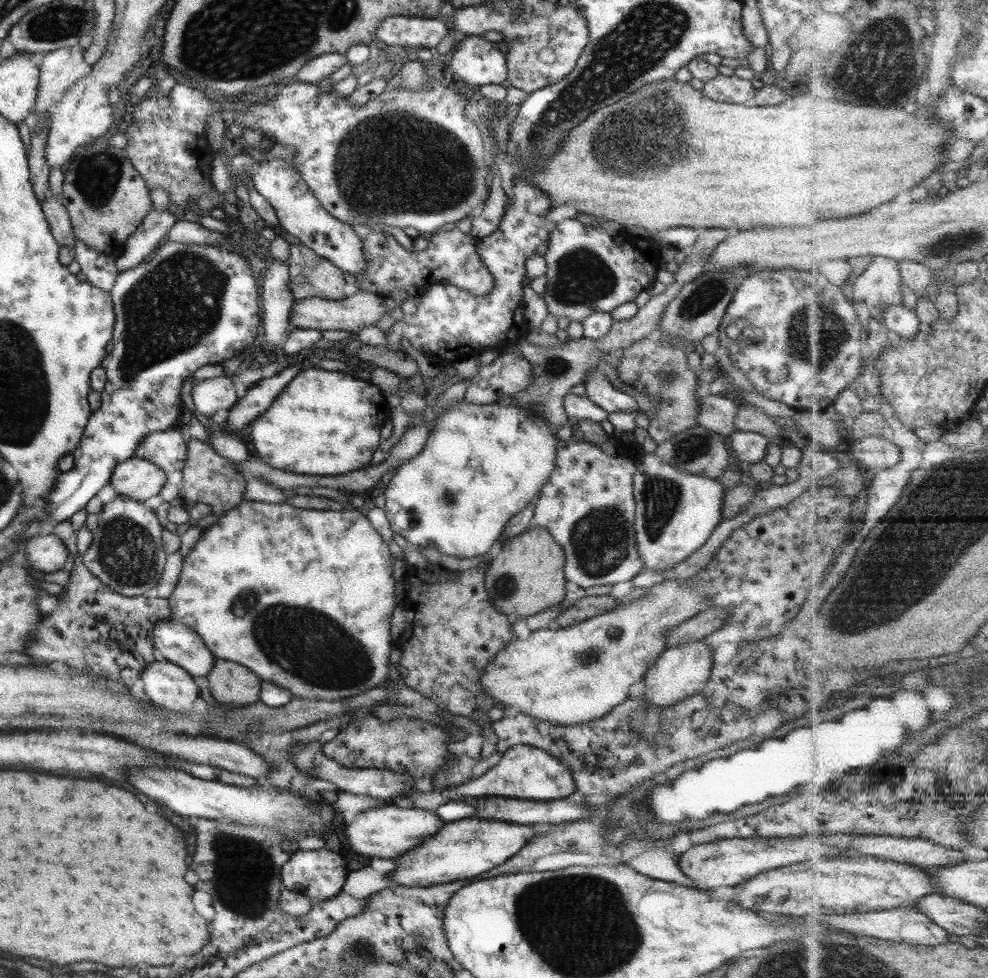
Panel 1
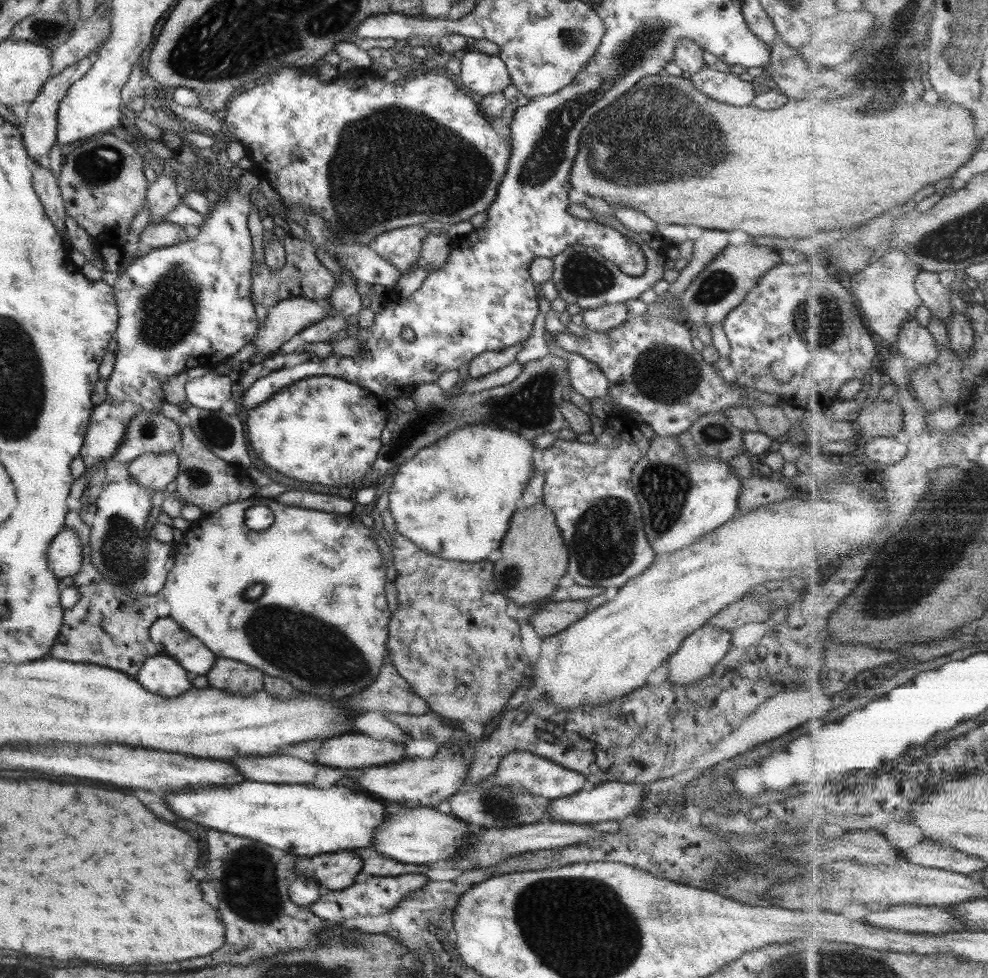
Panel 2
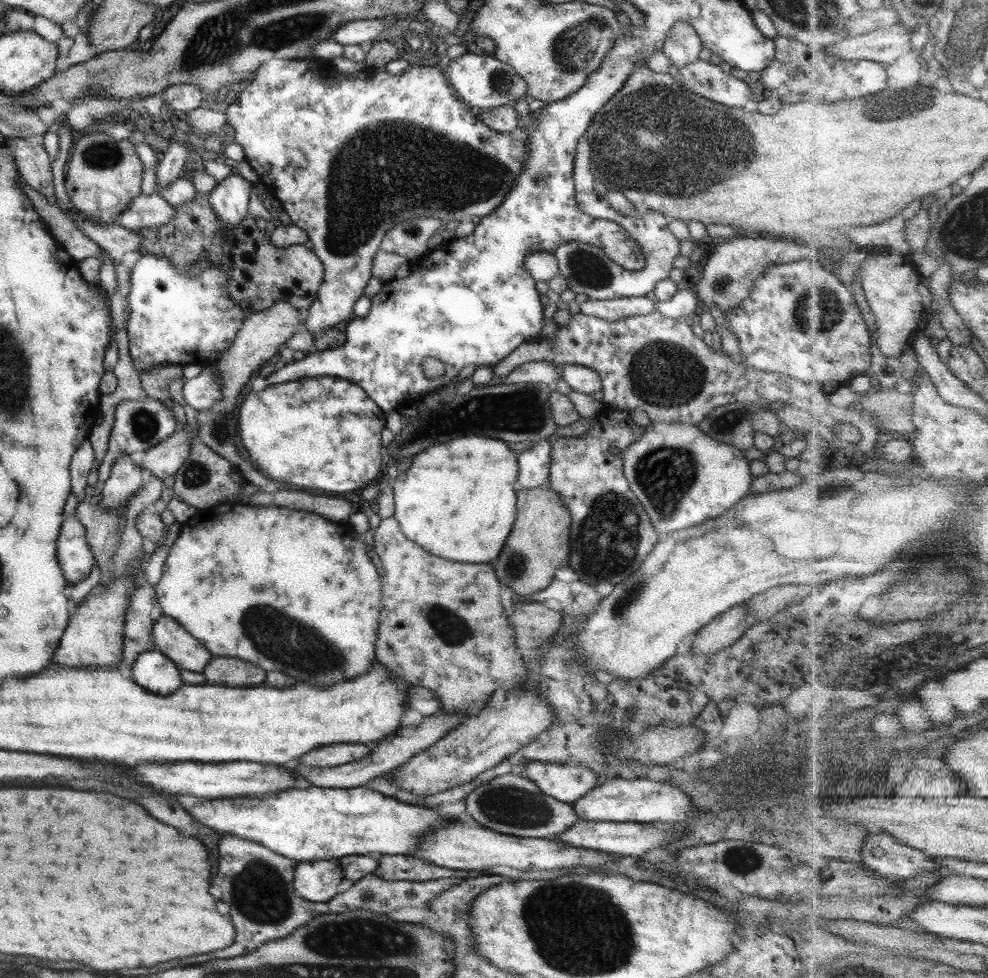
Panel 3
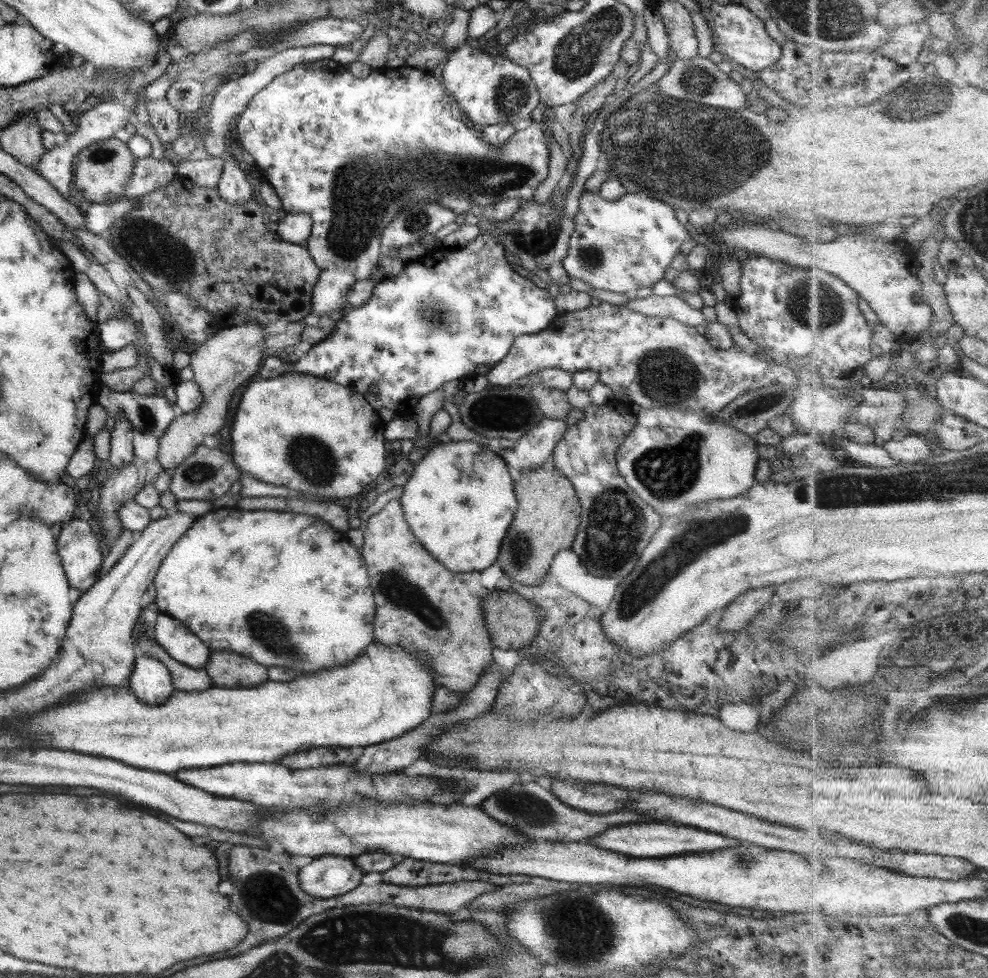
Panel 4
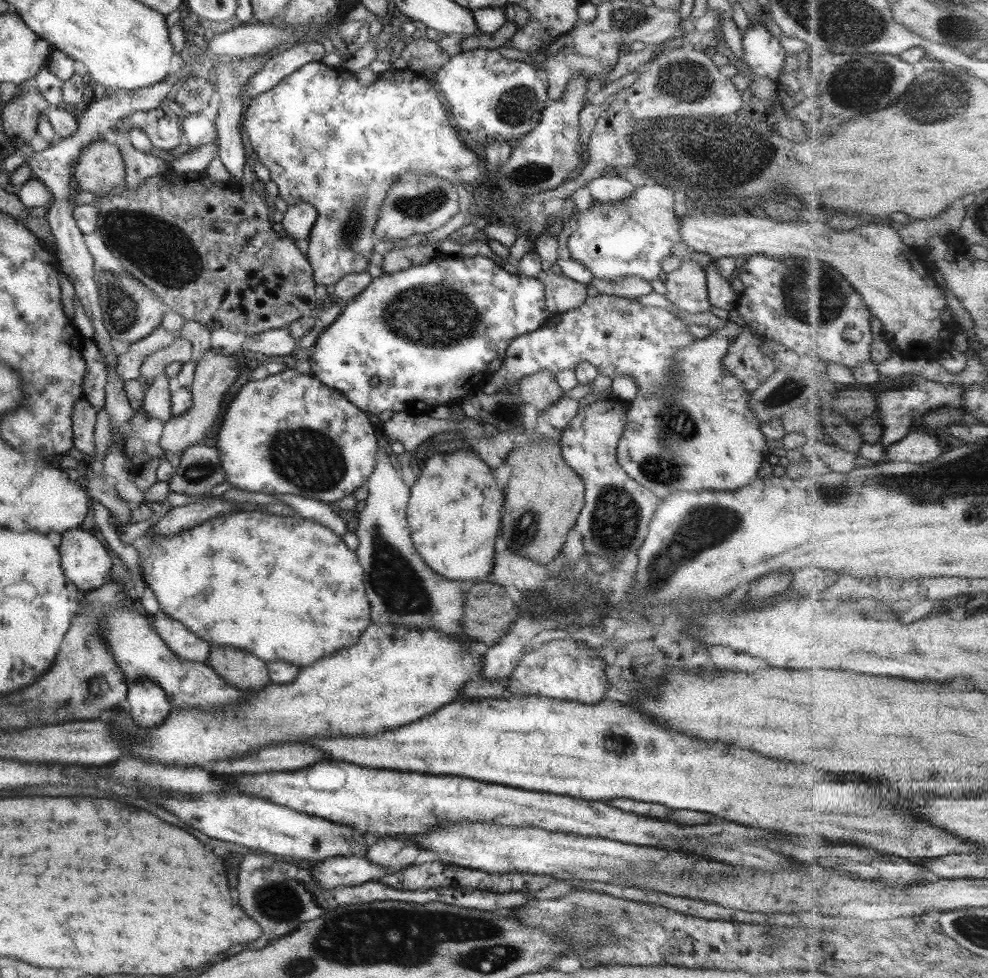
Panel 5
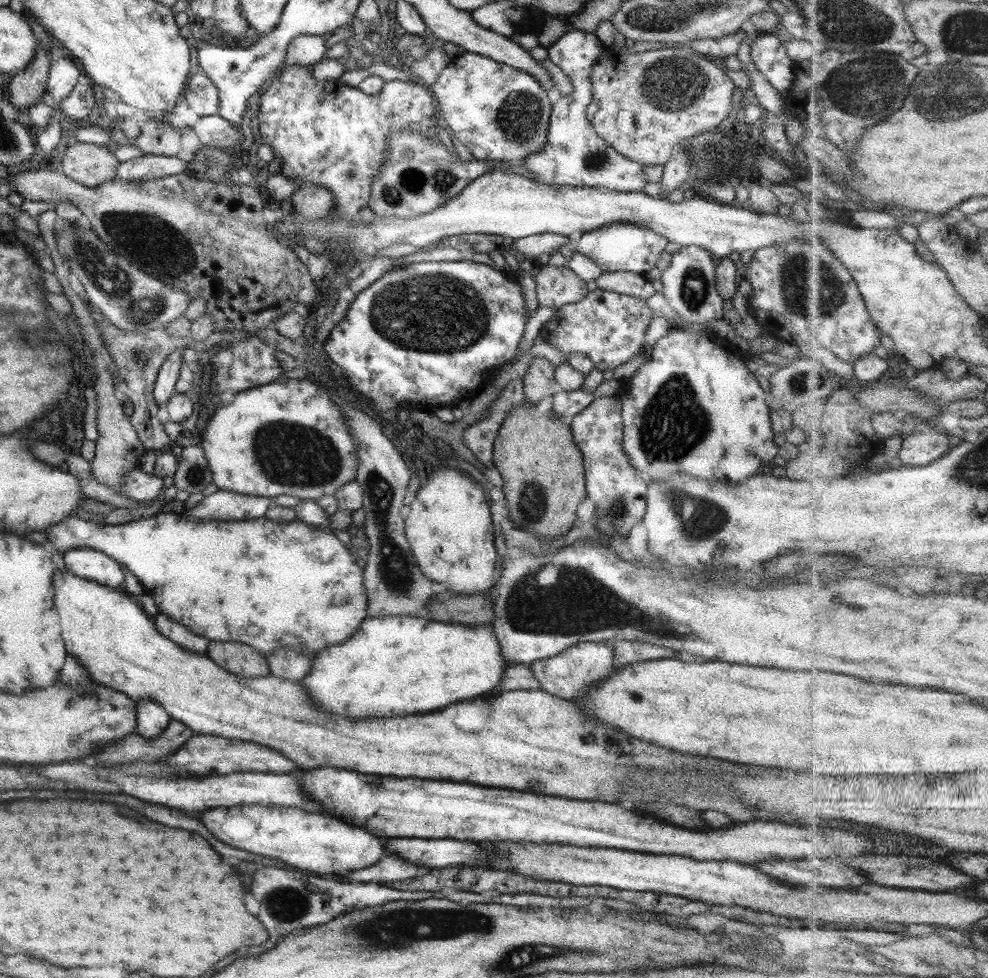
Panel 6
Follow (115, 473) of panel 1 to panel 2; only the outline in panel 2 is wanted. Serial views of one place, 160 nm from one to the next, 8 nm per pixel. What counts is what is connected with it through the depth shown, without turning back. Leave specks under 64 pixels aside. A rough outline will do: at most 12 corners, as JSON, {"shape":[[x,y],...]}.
{"shape":[[173,451],[140,454],[127,477],[151,492],[175,480]]}

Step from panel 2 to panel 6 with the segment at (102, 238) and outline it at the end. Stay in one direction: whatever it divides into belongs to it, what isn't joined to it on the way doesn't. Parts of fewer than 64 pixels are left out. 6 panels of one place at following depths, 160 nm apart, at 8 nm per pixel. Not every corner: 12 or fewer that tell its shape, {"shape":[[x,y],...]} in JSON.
{"shape":[[73,143],[60,173],[95,188],[115,179],[112,149]]}

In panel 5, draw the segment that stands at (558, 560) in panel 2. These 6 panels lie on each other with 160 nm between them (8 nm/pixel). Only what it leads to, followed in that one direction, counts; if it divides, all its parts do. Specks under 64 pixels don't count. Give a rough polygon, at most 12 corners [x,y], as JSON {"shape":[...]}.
{"shape":[[546,438],[504,458],[507,550],[554,562],[583,482]]}

